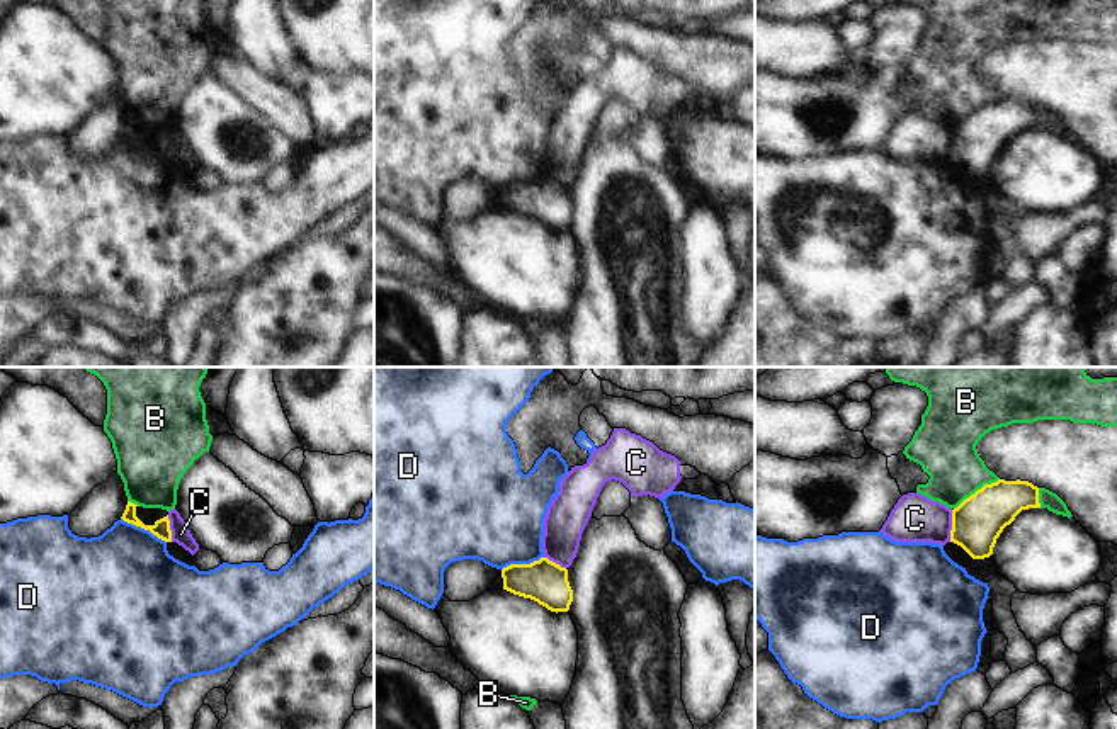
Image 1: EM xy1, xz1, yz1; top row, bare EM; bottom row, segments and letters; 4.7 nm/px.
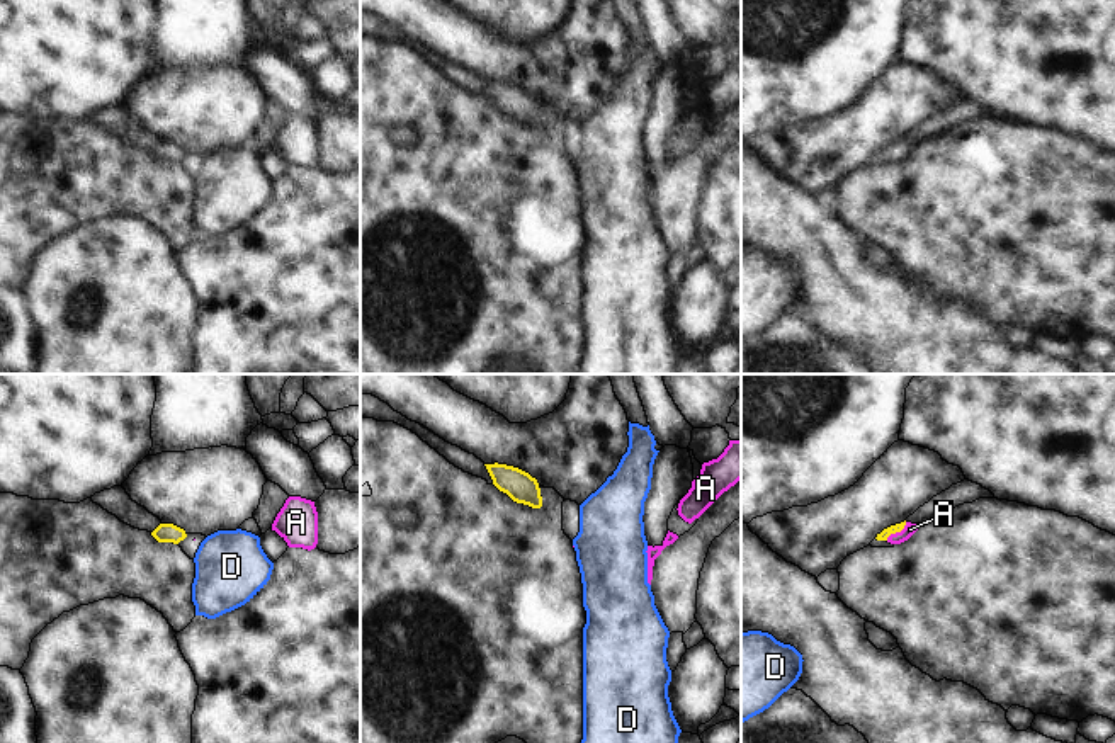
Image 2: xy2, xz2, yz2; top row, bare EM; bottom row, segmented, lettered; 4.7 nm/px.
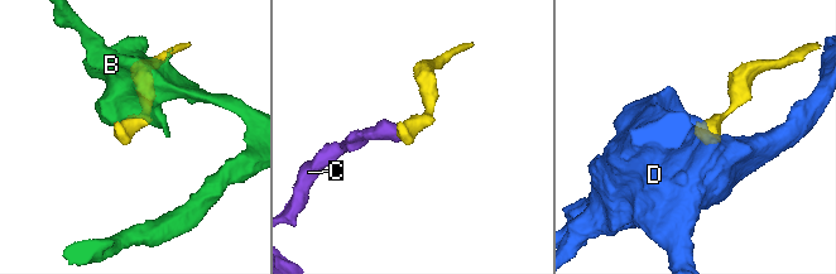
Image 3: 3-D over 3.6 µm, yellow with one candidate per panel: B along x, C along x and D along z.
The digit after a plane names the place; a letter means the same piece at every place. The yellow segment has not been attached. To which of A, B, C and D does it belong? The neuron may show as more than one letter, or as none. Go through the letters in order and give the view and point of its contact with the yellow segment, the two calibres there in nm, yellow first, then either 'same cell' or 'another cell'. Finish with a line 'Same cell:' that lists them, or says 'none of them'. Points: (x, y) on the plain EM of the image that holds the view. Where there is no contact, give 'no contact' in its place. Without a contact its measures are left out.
A: yz2 (896, 150) | 50/60 nm | same cell
B: yz1 (978, 109) | 240/280 nm | another cell
C: yz1 (952, 145) | 240/220 nm | another cell
D: xy1 (143, 146) | 80/460 nm | another cell
Same cell: A

